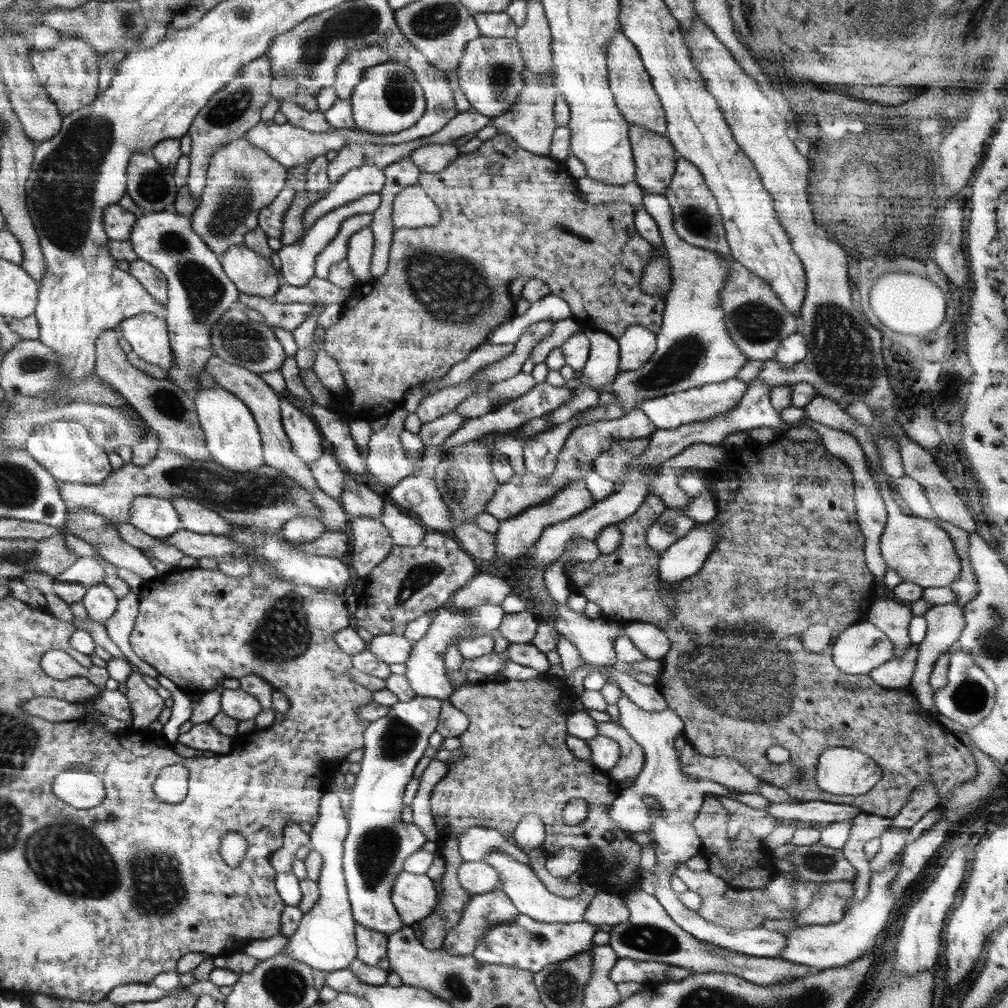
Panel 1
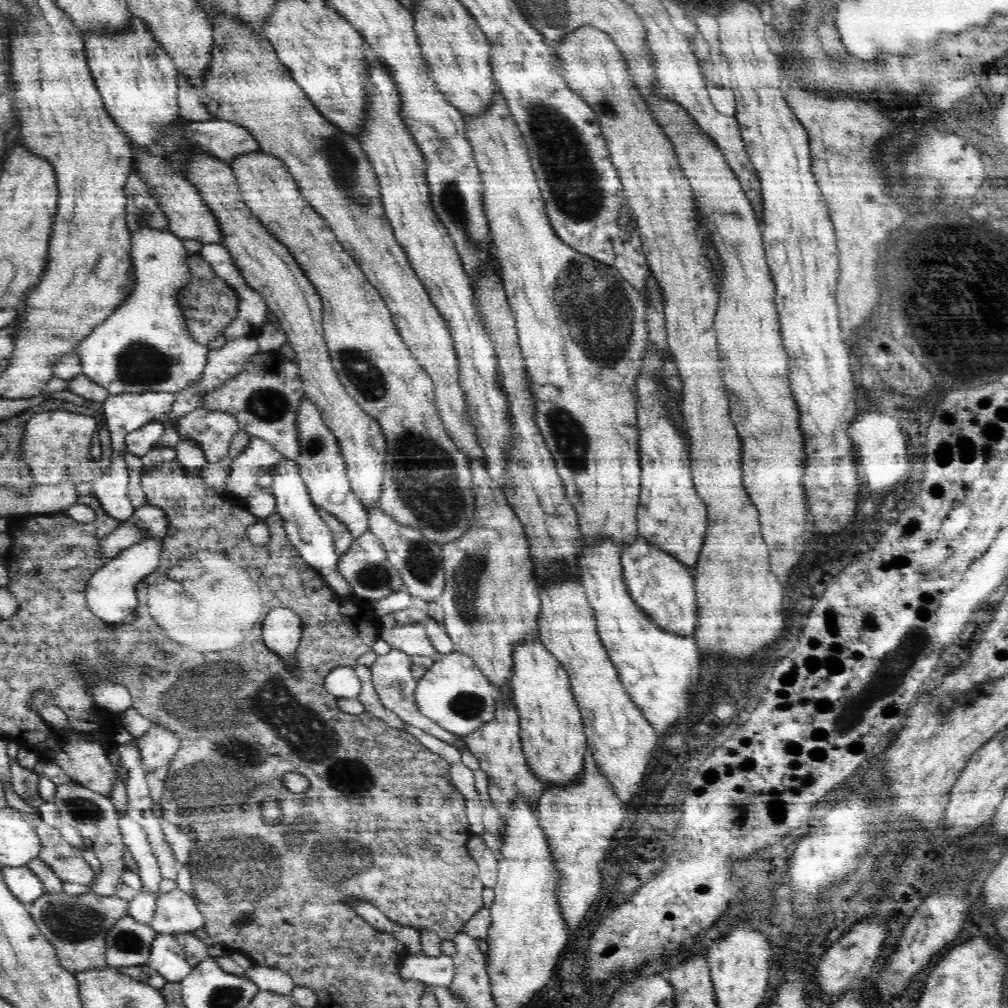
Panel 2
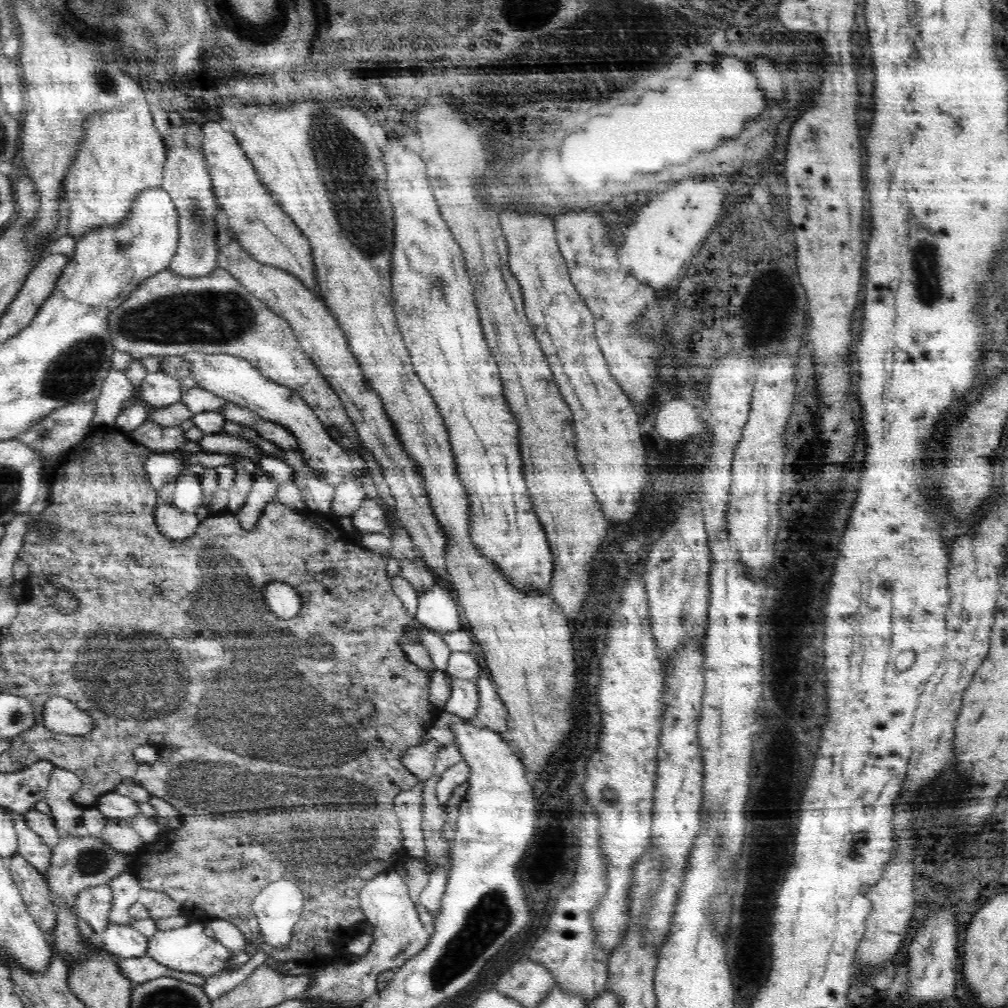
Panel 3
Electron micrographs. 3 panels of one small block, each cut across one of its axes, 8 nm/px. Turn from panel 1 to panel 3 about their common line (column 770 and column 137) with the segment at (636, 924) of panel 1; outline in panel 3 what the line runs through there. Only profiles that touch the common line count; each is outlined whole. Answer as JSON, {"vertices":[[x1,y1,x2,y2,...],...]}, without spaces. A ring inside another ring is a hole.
{"vertices":[[147,955,137,958,120,957,118,967,120,967,122,975,132,981,134,986,148,982,149,980,170,977,202,987,207,979,204,975,174,970,173,968,159,964]]}

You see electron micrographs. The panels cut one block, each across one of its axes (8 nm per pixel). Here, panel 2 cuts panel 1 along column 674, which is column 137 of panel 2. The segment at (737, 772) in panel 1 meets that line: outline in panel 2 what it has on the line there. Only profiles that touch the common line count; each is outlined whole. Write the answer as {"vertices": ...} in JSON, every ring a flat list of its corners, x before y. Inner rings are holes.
{"vertices":[[154,725,138,738,136,748,142,755,142,766,147,774,167,769,169,762,178,752,178,736,174,736,166,727]]}

